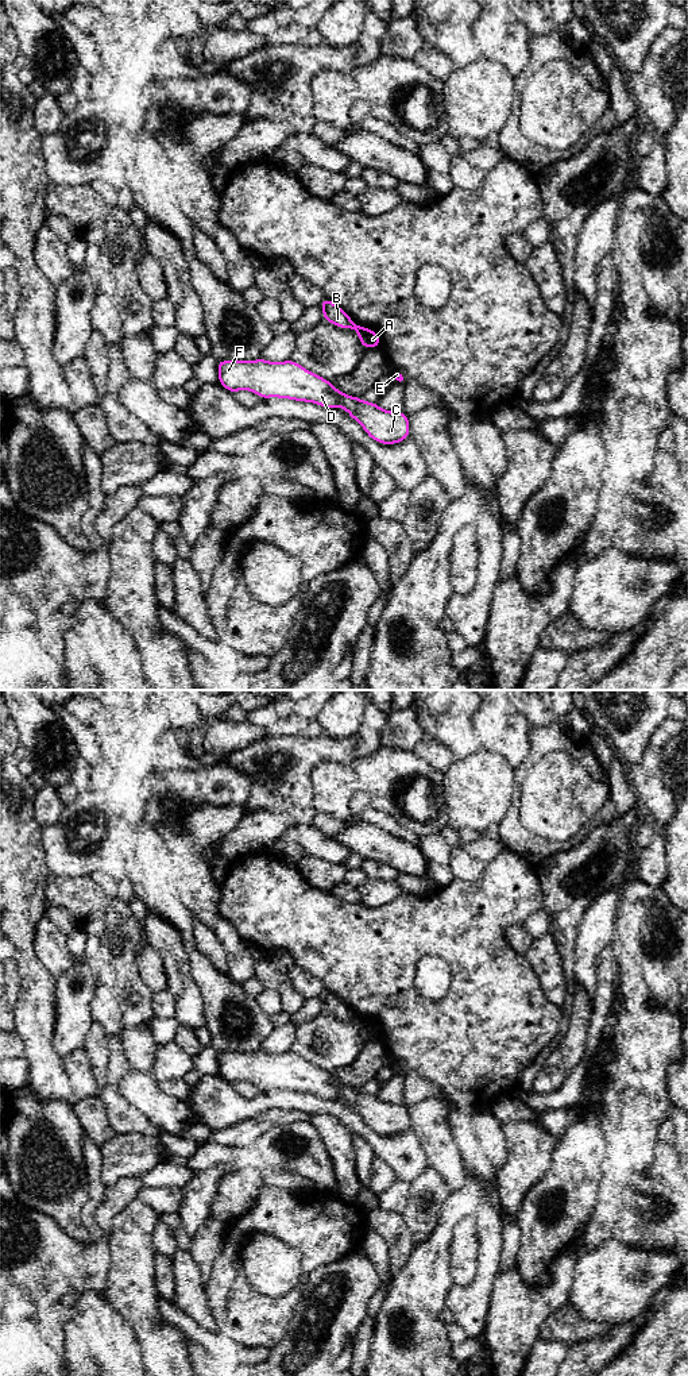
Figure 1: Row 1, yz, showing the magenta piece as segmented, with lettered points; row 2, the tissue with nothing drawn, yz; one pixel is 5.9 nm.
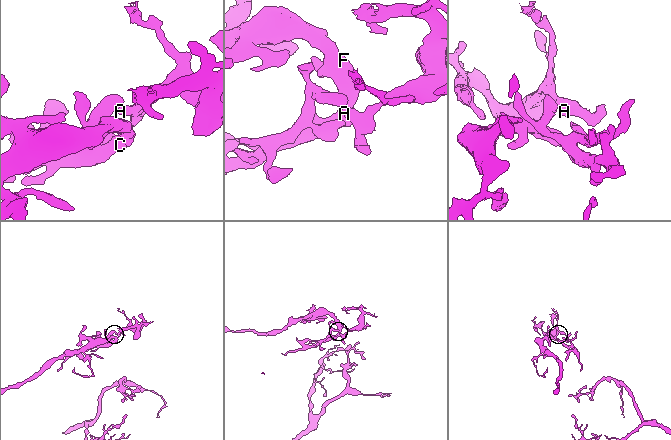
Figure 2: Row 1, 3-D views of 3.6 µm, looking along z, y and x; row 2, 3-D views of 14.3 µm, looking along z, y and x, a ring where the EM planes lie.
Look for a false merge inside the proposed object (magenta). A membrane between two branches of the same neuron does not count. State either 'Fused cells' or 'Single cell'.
Fused cells

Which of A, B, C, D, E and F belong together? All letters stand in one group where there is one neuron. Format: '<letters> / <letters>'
A / B C D E F

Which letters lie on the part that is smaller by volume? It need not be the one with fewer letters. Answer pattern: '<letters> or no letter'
A

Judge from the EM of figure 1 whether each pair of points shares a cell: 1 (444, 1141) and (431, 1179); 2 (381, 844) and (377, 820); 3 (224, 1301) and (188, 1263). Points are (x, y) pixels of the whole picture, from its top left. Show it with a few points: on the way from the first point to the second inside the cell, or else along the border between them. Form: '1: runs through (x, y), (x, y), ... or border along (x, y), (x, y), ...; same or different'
1: runs through (443, 1151), (443, 1167), (440, 1170); same
2: border along (359, 817), (406, 841); different
3: border along (204, 1286), (213, 1317); different

